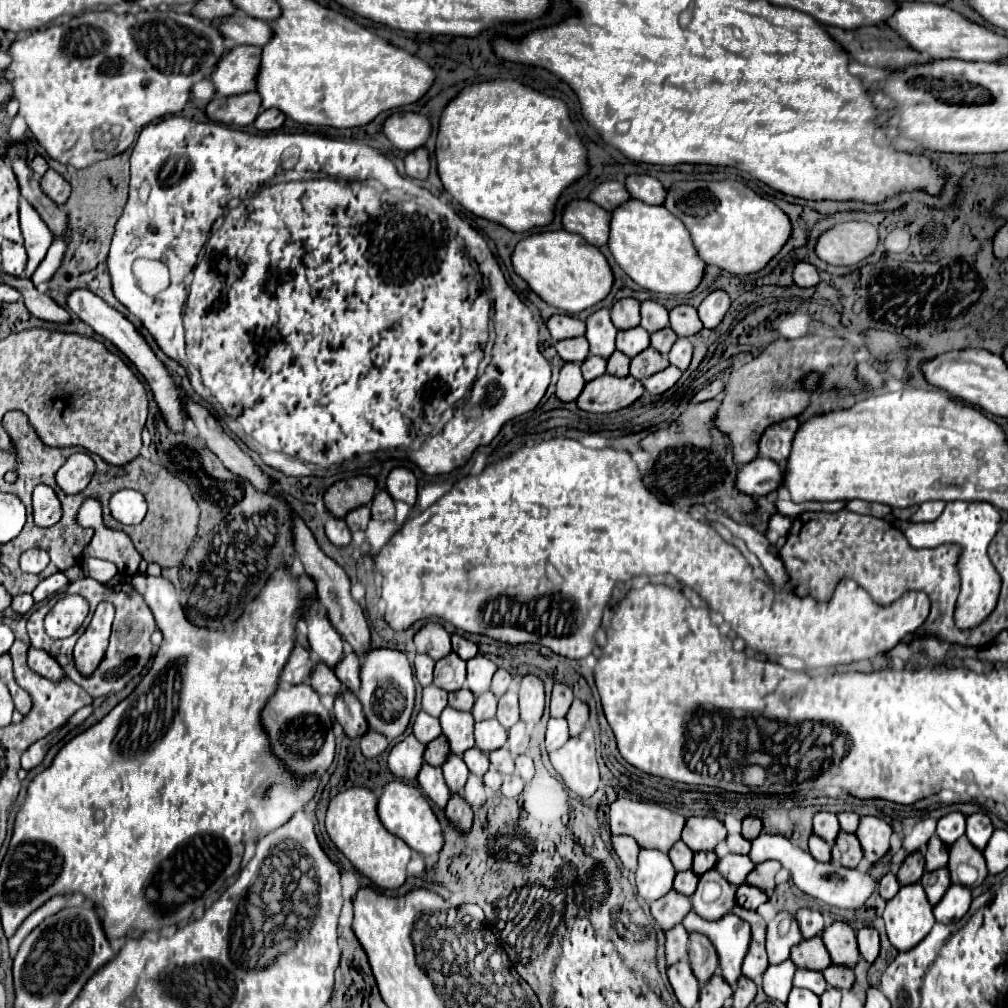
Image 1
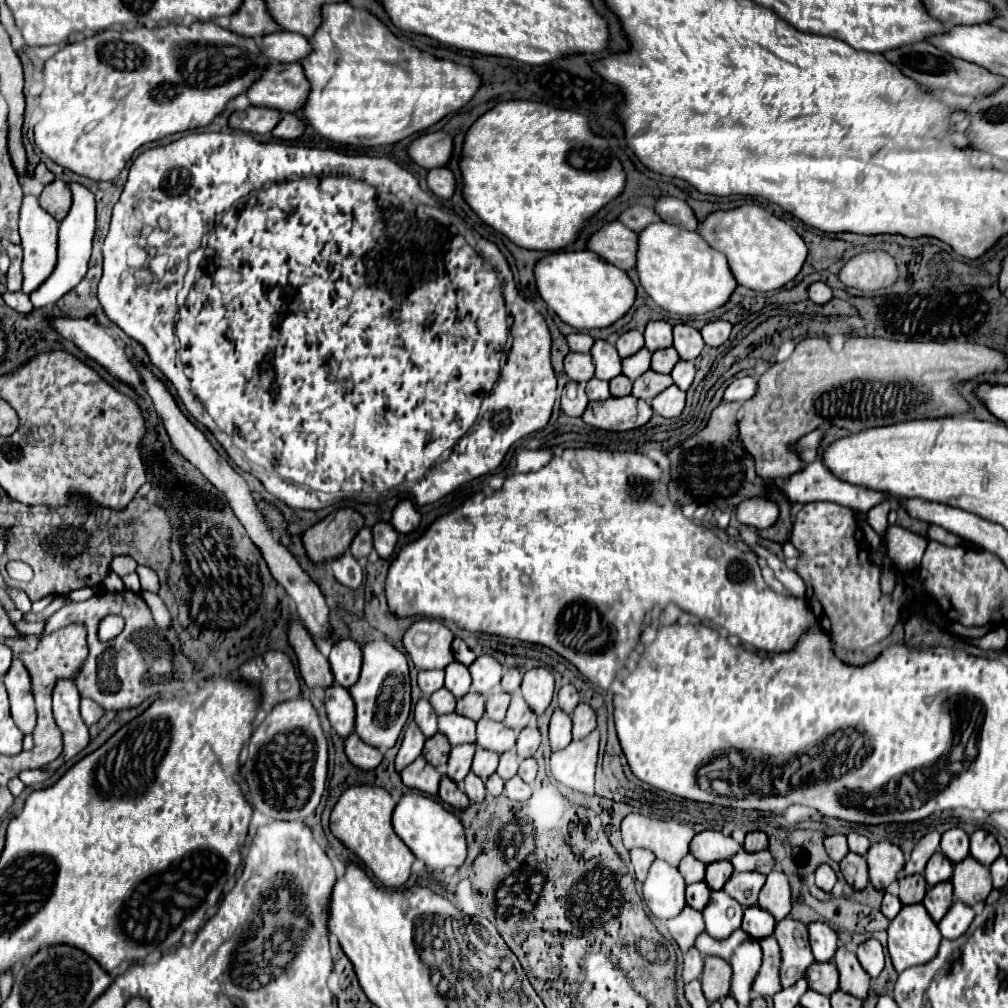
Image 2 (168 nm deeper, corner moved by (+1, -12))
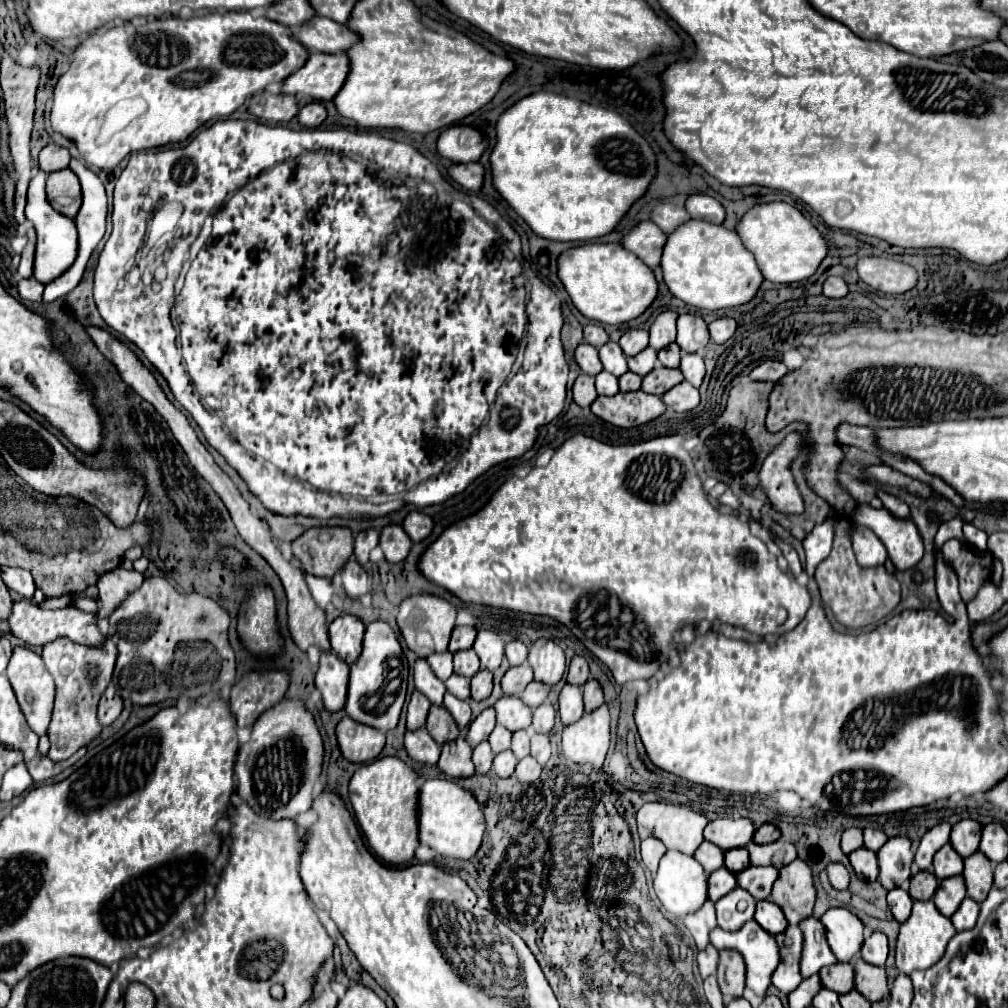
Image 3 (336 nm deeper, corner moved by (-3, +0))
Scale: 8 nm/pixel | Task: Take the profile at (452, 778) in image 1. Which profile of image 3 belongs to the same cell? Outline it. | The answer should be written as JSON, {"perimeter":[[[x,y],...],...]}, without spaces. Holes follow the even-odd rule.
{"perimeter":[[[489,706],[489,708],[485,708],[485,710],[473,720],[473,724],[471,724],[471,728],[469,728],[467,742],[471,744],[471,748],[475,748],[479,742],[487,740],[489,734],[491,734],[491,730],[495,728],[495,724],[497,724],[497,720],[495,720],[495,708]]]}

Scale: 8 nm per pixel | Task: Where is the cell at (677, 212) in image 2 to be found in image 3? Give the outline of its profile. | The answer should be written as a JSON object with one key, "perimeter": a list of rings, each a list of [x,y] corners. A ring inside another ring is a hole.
{"perimeter":[[[707,194],[689,196],[685,208],[691,214],[691,218],[695,218],[695,220],[707,220],[711,224],[723,224],[723,220],[725,220],[723,204]]]}

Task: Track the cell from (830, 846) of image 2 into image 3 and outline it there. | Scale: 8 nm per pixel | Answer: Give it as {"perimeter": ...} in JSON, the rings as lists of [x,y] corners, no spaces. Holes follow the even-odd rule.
{"perimeter":[[[849,828],[843,832],[841,848],[845,854],[851,854],[857,848],[863,848],[863,830],[861,828]]]}

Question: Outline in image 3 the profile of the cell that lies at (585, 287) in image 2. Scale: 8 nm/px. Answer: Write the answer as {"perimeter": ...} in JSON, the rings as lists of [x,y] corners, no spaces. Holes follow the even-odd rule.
{"perimeter":[[[581,244],[575,248],[569,248],[559,256],[559,278],[569,292],[575,308],[601,324],[625,324],[635,318],[639,318],[657,298],[659,294],[659,282],[655,280],[653,270],[643,264],[635,254],[627,252],[621,244]]]}

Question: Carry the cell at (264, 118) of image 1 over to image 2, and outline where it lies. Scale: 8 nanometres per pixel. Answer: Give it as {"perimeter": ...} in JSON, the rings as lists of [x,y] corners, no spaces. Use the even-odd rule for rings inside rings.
{"perimeter":[[[285,114],[281,118],[281,122],[277,124],[277,128],[273,128],[271,134],[281,140],[293,140],[293,138],[299,138],[303,134],[303,130],[305,130],[305,126],[295,114]]]}

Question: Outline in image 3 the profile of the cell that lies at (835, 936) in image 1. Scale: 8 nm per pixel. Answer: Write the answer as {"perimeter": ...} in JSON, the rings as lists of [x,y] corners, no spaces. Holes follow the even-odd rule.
{"perimeter":[[[859,960],[855,966],[855,988],[869,1002],[881,1002],[881,1000],[889,998],[885,968],[871,966],[871,964],[865,964],[863,960]]]}

